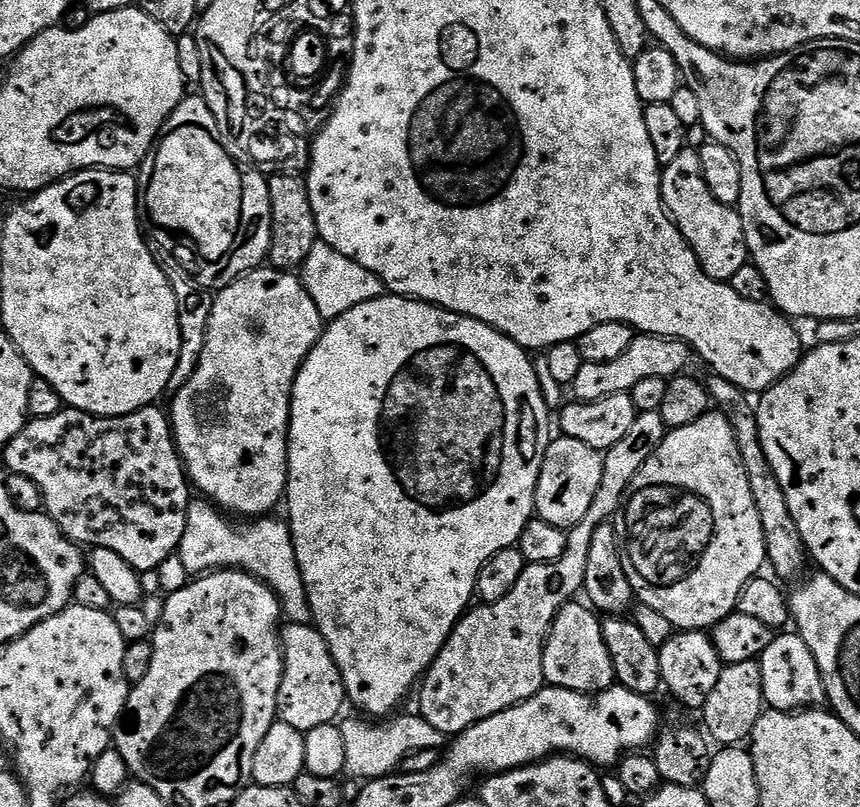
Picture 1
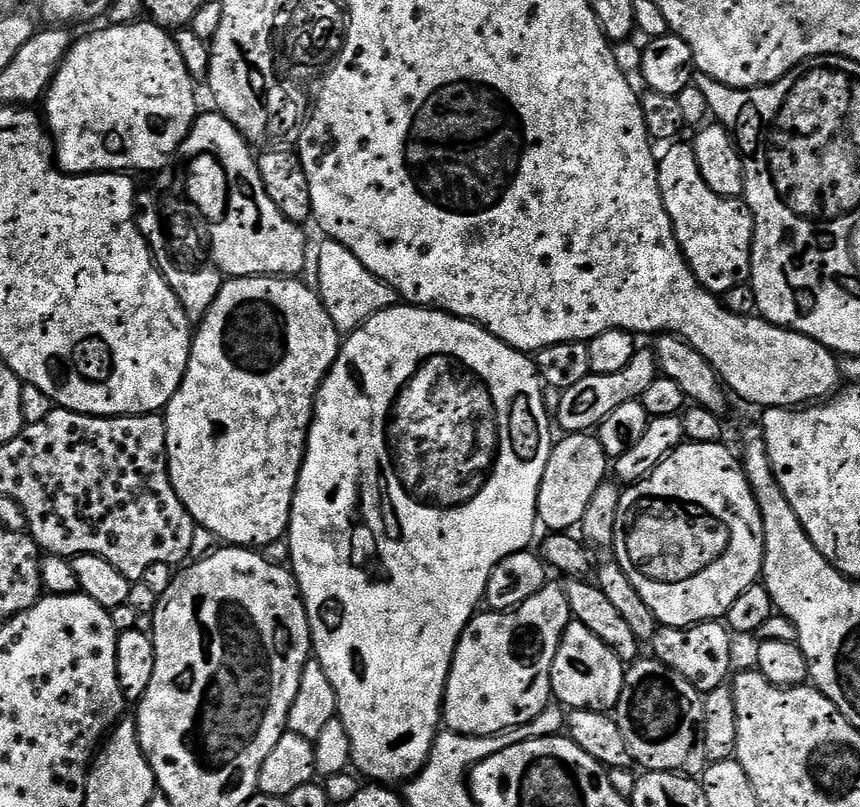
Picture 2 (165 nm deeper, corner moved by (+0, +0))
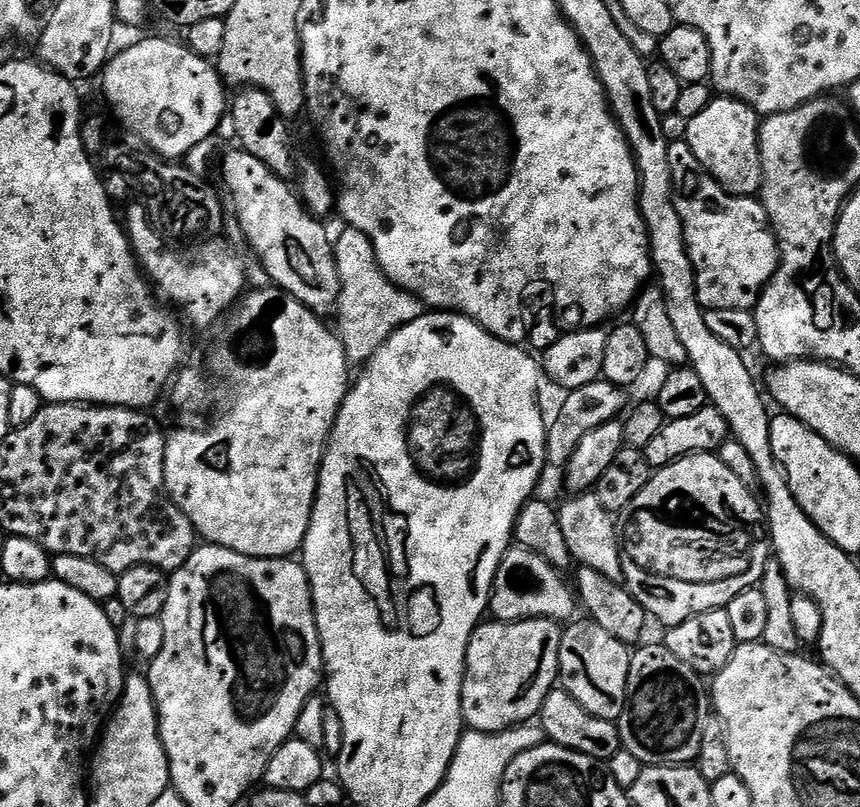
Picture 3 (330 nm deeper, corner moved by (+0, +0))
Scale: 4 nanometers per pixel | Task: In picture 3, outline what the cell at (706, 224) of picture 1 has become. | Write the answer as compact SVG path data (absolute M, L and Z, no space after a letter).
M687 139L668 145L672 159L672 181L678 214L684 223L688 253L696 271L696 293L700 305L709 308L755 309L764 288L774 278L780 265L780 241L777 240L768 212L759 199L751 196L732 196L694 158Z

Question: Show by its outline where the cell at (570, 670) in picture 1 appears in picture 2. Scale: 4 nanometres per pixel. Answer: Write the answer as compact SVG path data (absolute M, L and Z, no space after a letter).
M573 622L562 634L558 654L554 654L552 695L557 701L560 699L565 704L565 709L581 708L608 714L615 709L622 694L625 671L625 661L618 659L614 650L610 650L610 646L606 646L606 642L598 638L598 634Z

